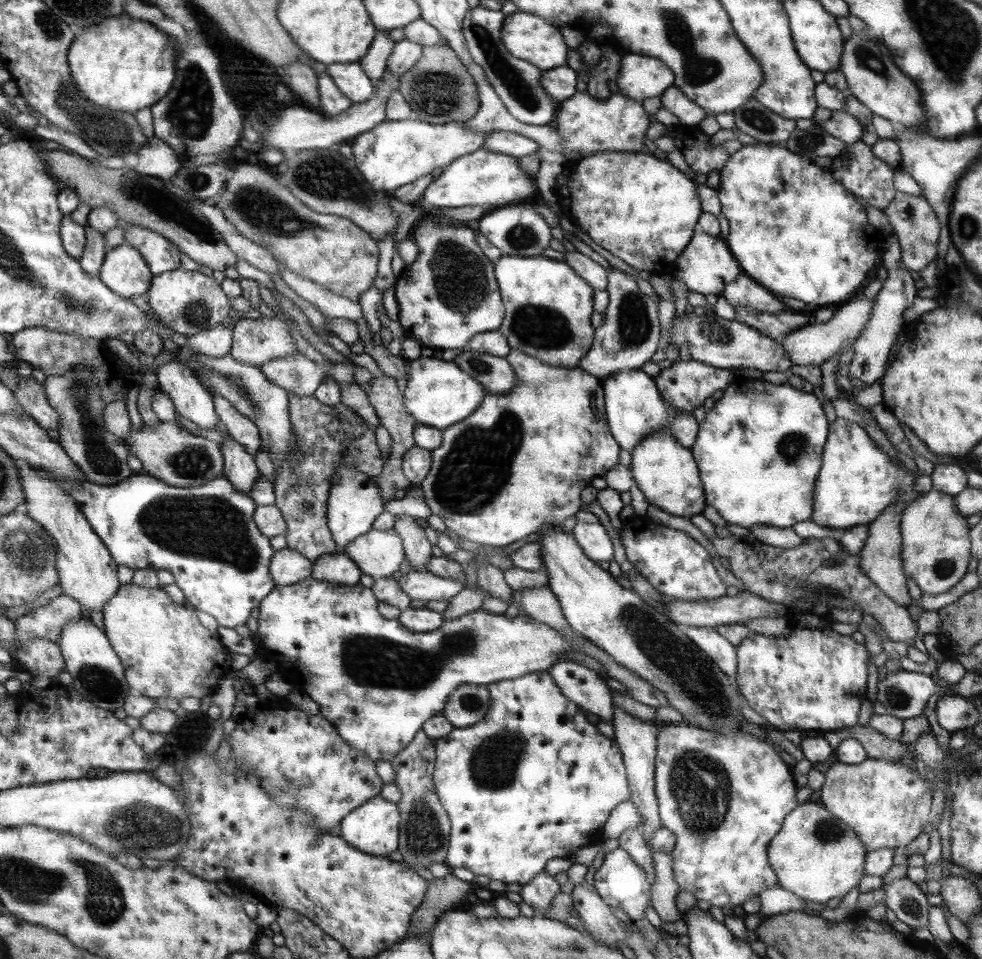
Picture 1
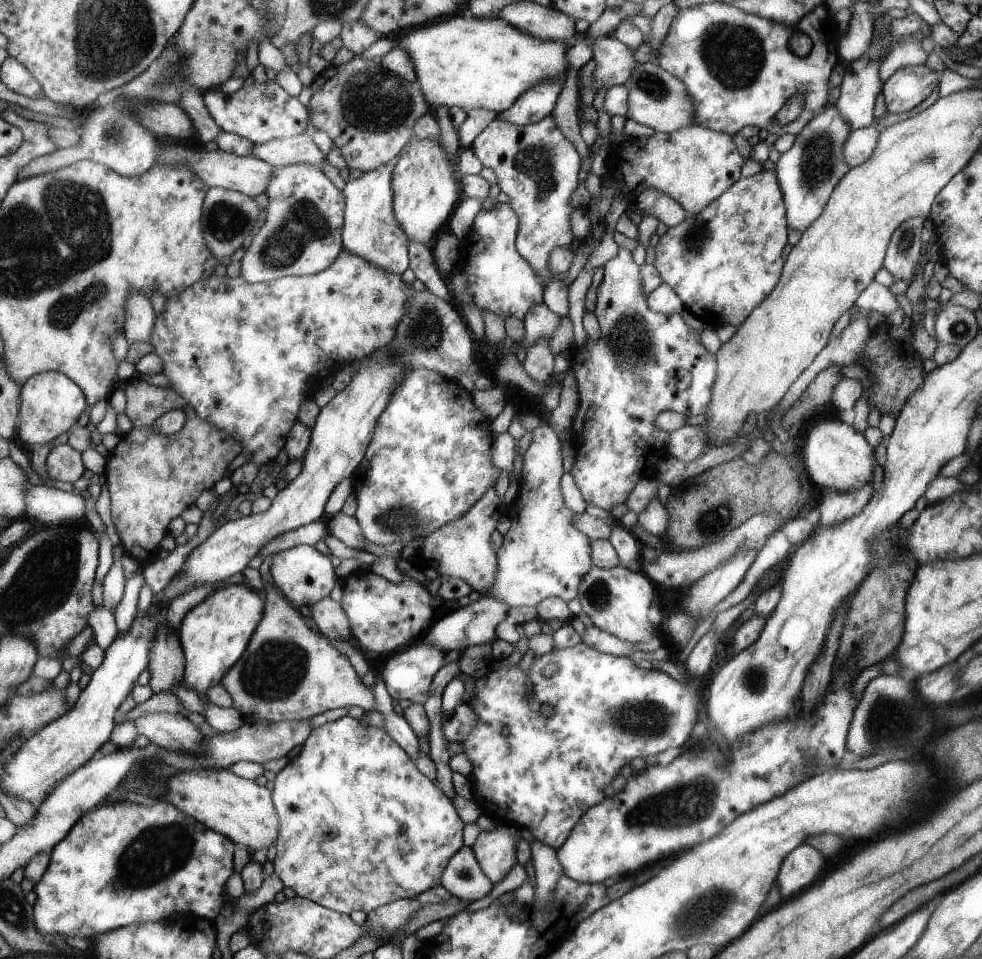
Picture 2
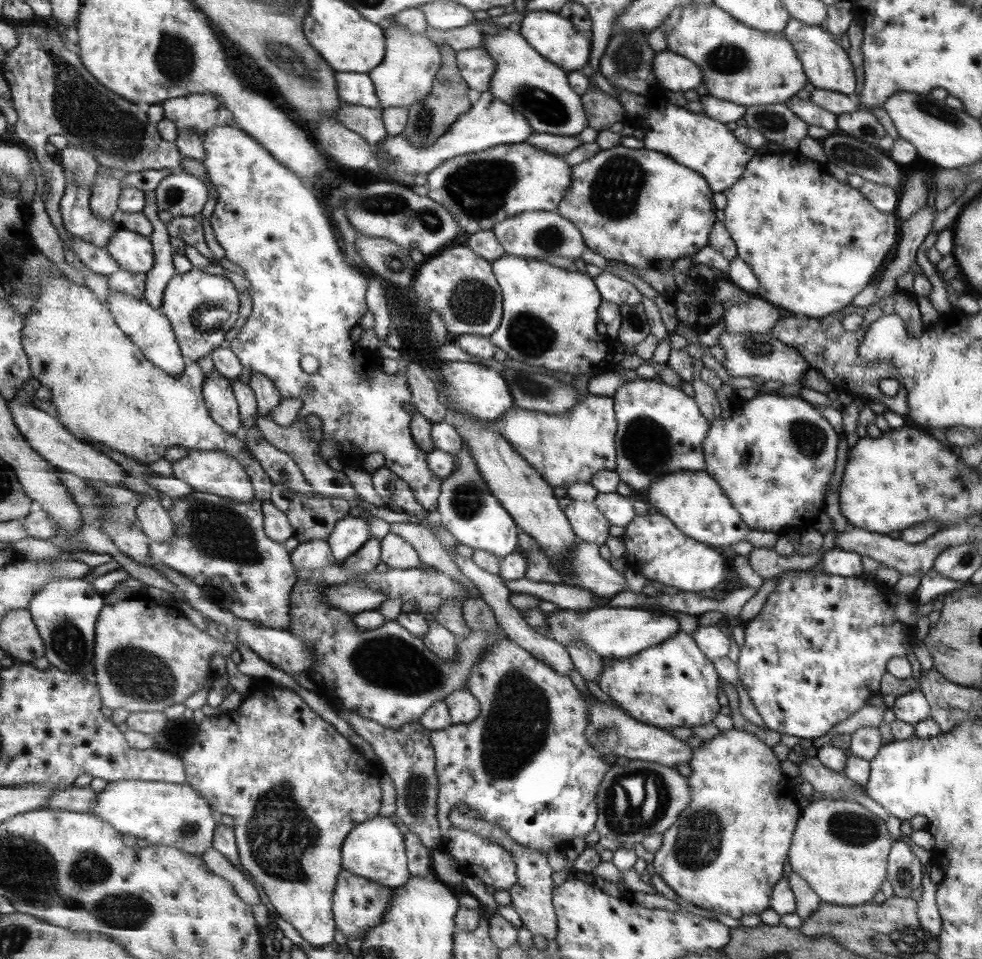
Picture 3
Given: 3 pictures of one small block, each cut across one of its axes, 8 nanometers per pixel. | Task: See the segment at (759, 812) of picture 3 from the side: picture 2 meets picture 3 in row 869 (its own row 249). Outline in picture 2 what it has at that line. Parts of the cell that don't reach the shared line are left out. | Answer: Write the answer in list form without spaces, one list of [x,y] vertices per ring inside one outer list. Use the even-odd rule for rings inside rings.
[[[763,168],[758,174],[742,177],[737,183],[734,183],[724,195],[718,196],[716,200],[713,200],[700,214],[696,214],[696,216],[689,214],[688,220],[680,222],[678,226],[670,227],[668,231],[660,237],[658,245],[655,247],[656,258],[654,258],[654,266],[658,269],[663,282],[669,284],[677,291],[678,296],[685,302],[687,310],[694,314],[694,316],[701,318],[705,324],[715,327],[732,324],[732,326],[739,327],[742,326],[752,312],[772,294],[774,288],[777,287],[777,284],[781,280],[782,271],[784,270],[784,258],[782,258],[784,254],[782,254],[782,250],[784,250],[784,246],[786,246],[788,225],[788,209],[785,207],[785,196],[781,190],[777,173]]]

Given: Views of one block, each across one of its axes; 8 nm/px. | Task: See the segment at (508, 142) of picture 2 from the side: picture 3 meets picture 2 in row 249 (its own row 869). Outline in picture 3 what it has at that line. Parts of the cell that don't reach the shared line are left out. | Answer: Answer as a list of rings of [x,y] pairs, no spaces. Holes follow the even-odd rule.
[[[456,805],[449,813],[450,820],[453,821],[453,826],[464,830],[472,831],[486,837],[490,841],[498,845],[504,846],[514,854],[517,860],[517,883],[510,890],[511,904],[514,906],[518,916],[520,916],[523,925],[532,932],[533,936],[542,936],[546,940],[556,938],[558,934],[556,906],[553,904],[554,882],[552,874],[554,869],[548,863],[548,857],[538,851],[530,851],[526,847],[522,847],[510,838],[500,826],[490,824],[486,820],[480,818],[478,812],[470,810],[466,805]]]

